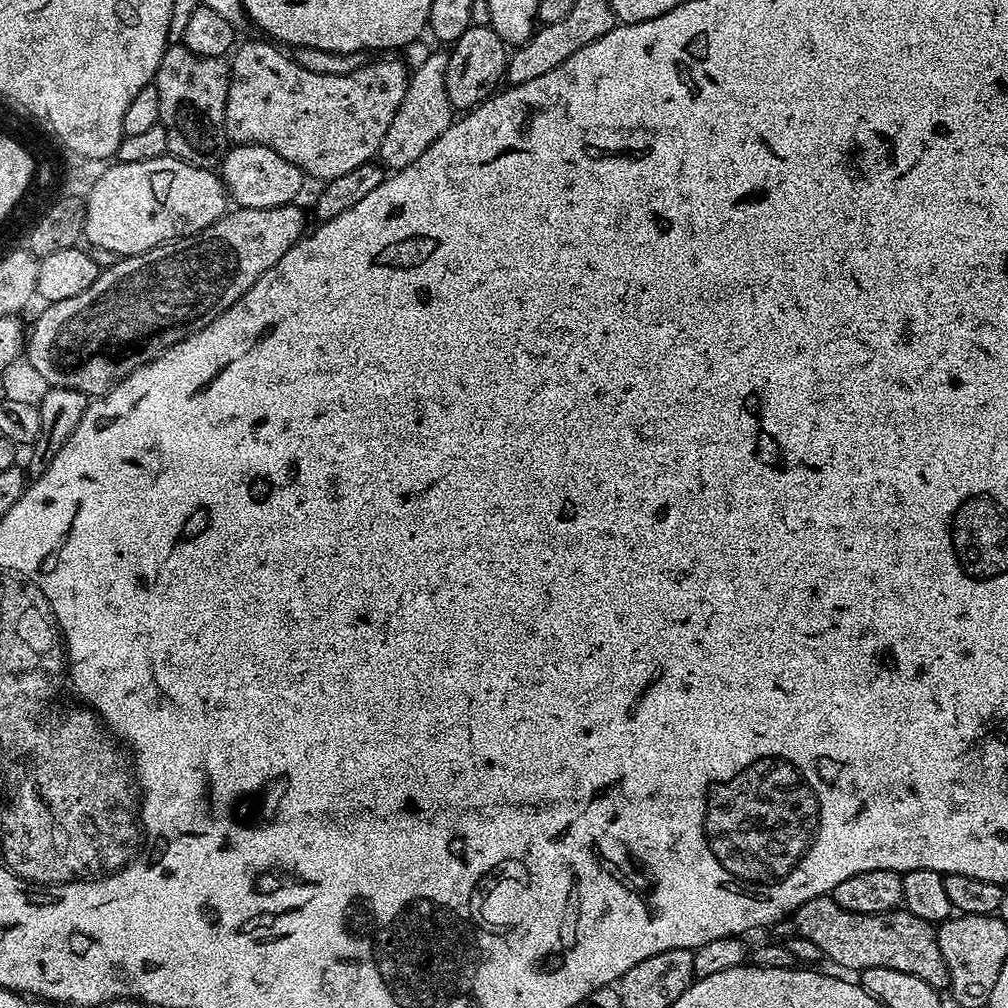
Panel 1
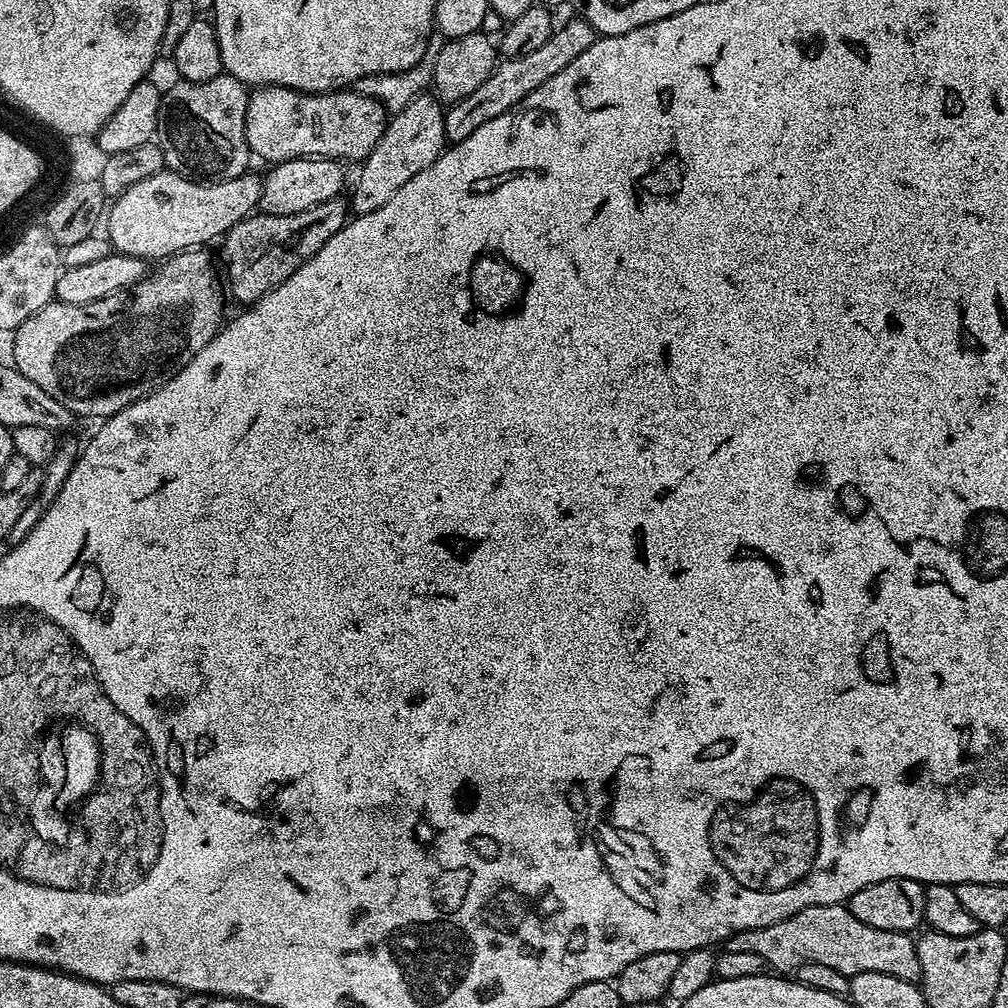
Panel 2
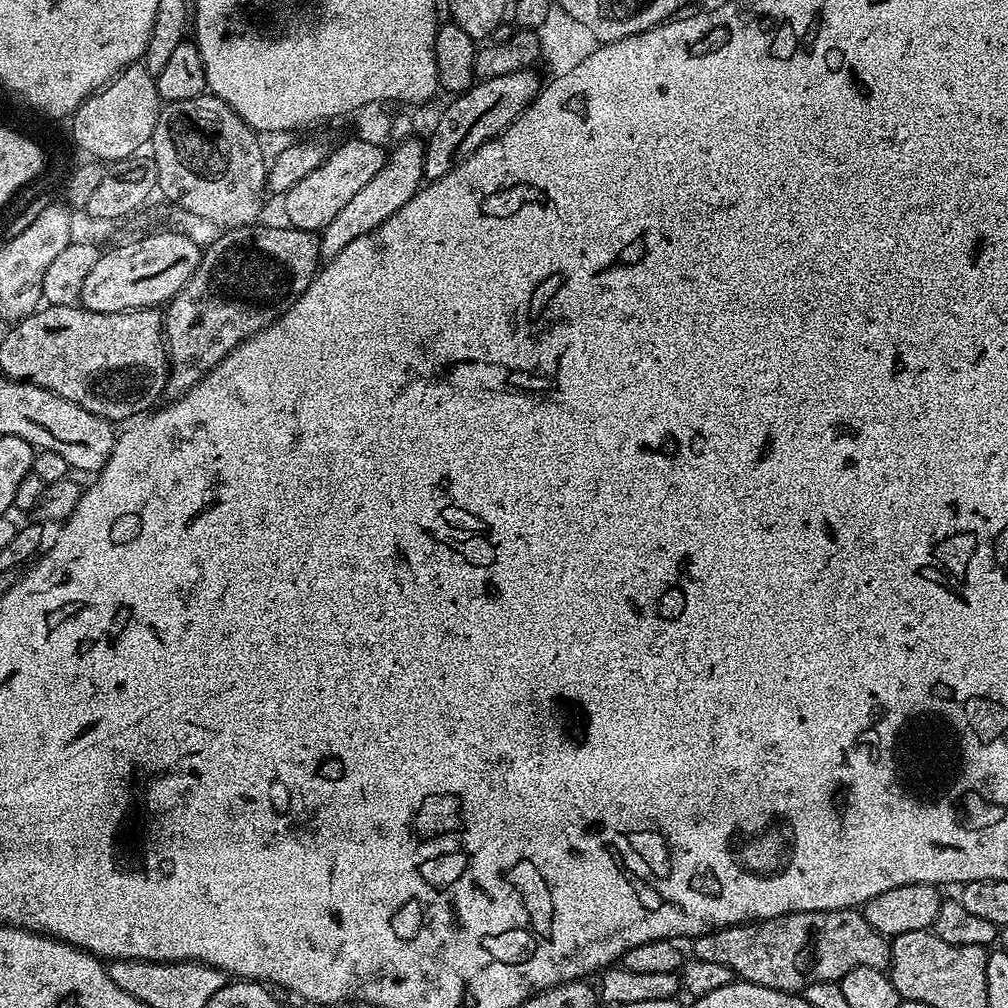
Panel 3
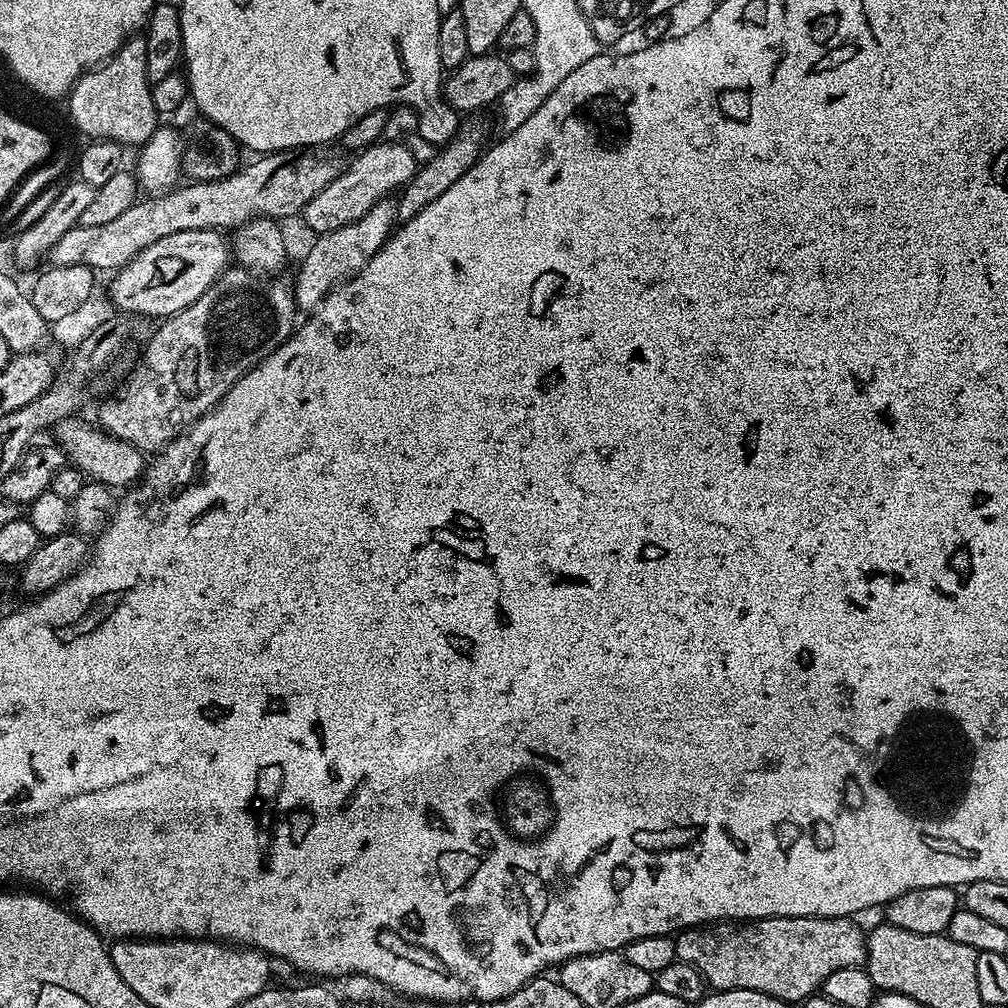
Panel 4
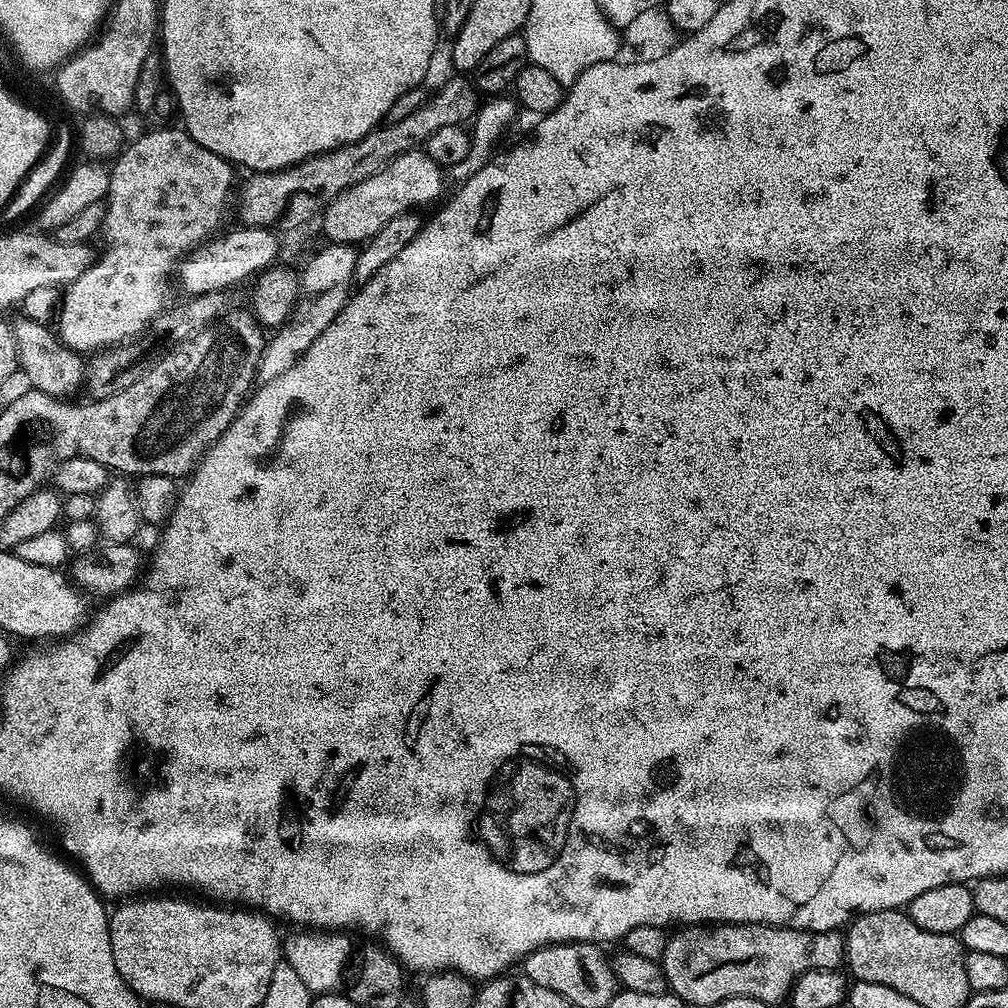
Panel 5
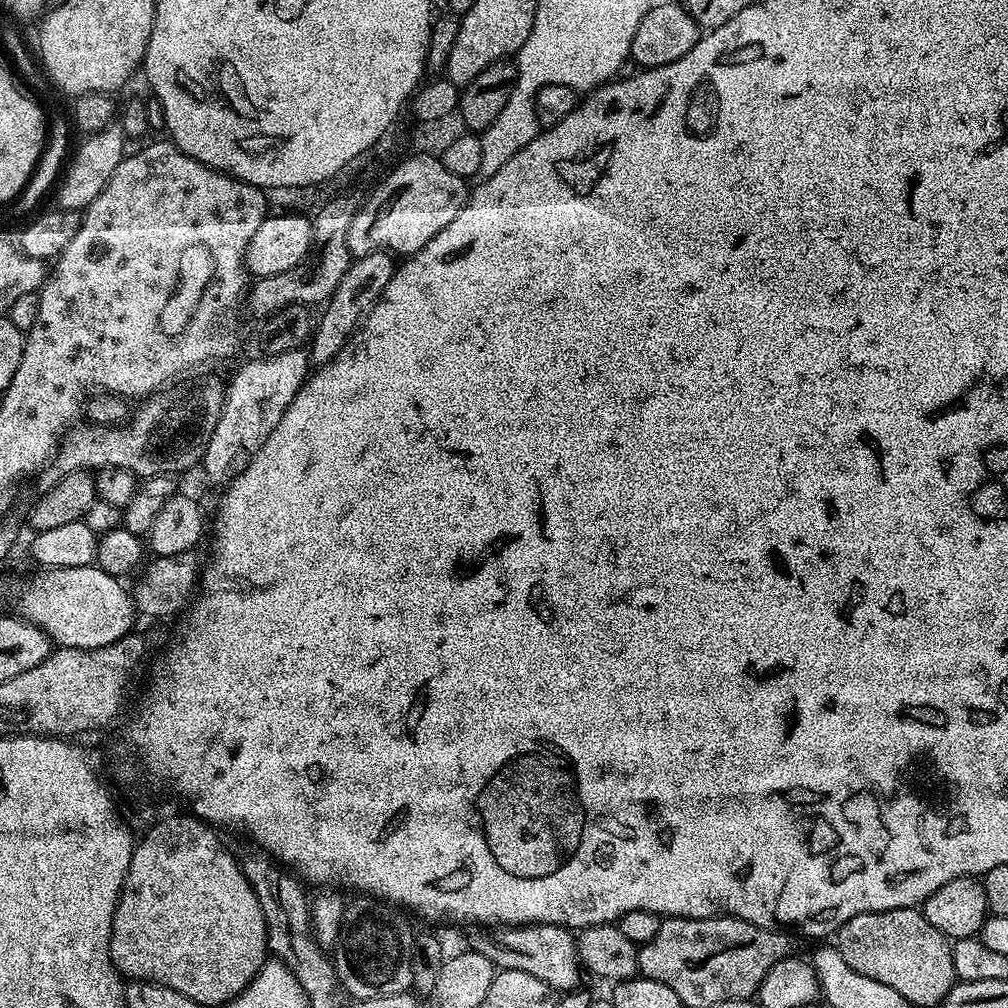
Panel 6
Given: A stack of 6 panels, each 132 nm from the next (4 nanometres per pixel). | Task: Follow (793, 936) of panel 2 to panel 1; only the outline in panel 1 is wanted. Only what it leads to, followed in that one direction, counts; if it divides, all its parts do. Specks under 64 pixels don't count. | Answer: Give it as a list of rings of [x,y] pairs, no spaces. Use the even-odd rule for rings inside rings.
[[[827,895],[800,905],[790,923],[802,939],[809,940],[822,955],[829,956],[831,963],[846,970],[886,966],[914,974],[914,978],[922,978],[922,982],[930,982],[930,986],[938,990],[948,988],[948,967],[940,953],[936,928],[906,910],[863,916],[842,910],[842,906]]]

